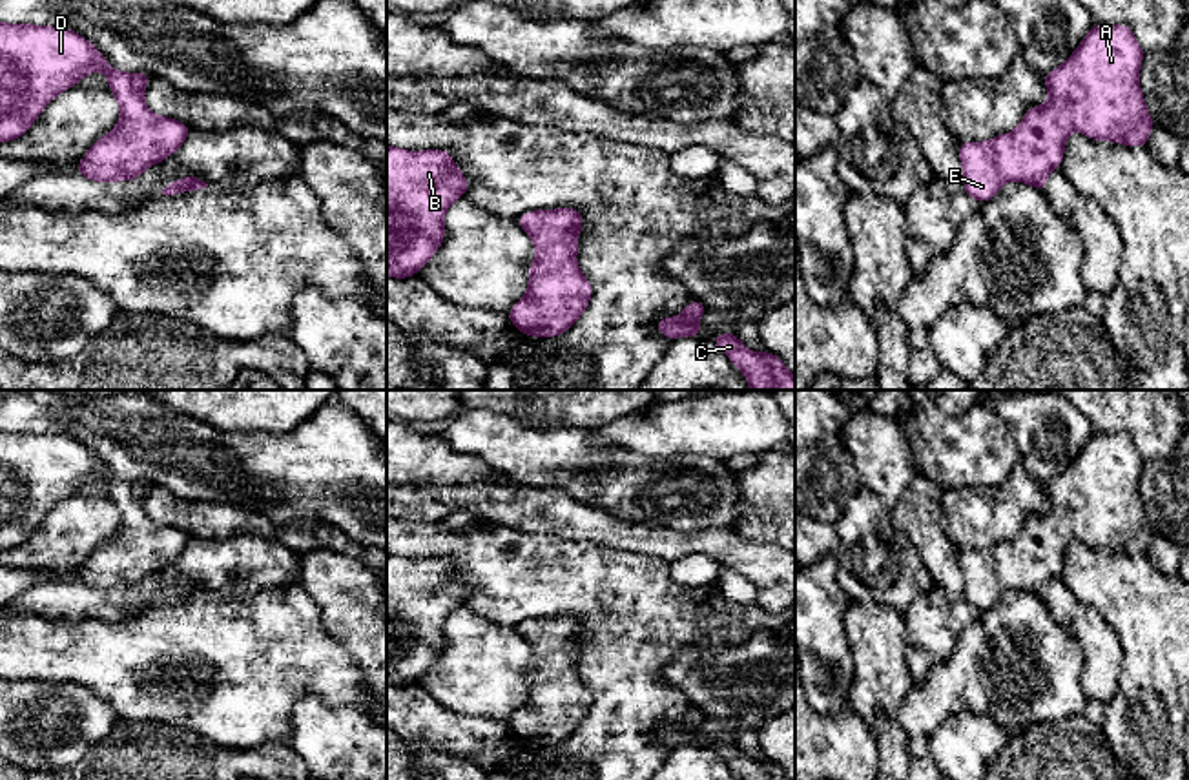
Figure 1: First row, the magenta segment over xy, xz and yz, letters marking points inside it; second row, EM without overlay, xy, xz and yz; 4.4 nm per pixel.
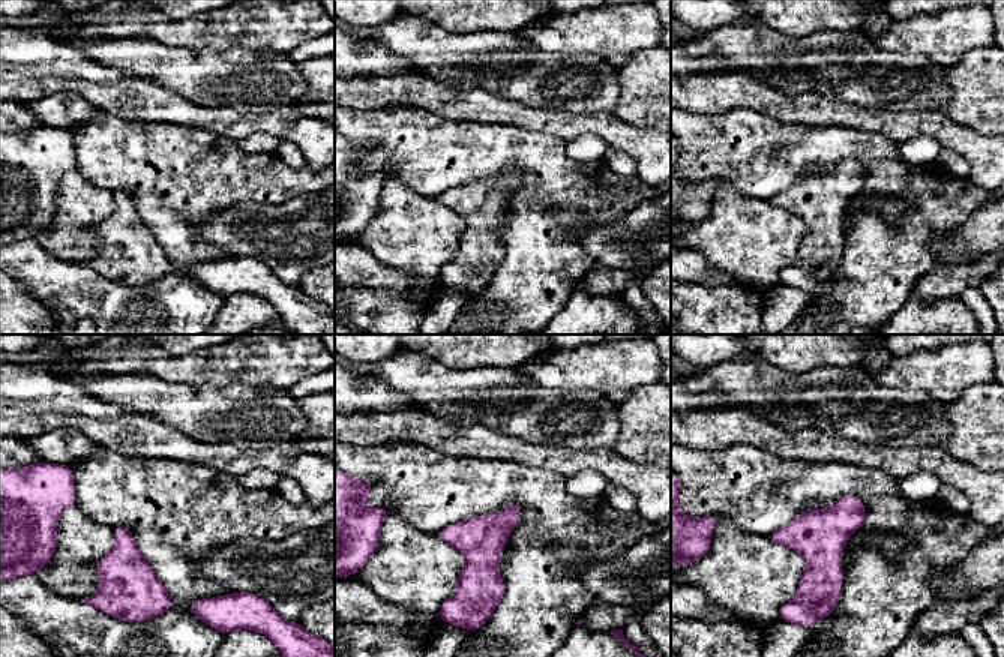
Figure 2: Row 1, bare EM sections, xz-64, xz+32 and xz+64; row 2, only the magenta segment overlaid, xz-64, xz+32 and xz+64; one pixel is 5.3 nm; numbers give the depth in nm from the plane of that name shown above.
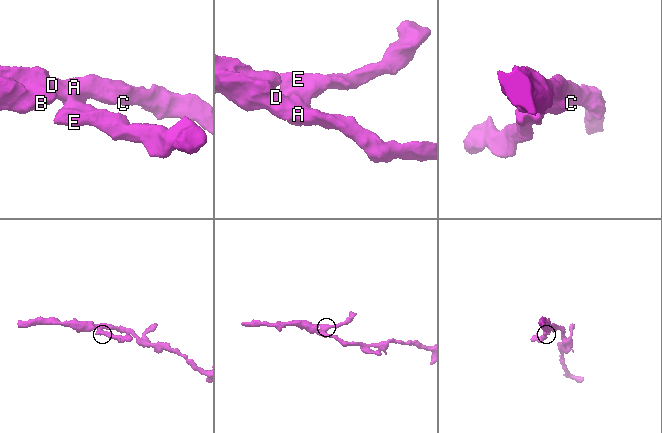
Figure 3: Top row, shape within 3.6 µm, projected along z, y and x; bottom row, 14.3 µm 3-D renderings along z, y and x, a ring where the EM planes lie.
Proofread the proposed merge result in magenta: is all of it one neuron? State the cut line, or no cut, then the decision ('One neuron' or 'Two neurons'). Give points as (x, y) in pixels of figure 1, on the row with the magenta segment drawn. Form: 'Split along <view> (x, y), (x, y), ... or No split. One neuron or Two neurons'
No split. One neuron

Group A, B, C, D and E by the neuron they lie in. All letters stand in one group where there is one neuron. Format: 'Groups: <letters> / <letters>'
Groups: A B C D E

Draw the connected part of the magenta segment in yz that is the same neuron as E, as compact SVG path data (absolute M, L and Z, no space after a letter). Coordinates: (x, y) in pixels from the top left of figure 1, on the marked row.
M1092 24L1074 53L1043 75L1045 104L1029 108L1010 133L959 142L963 191L981 204L1010 180L1043 191L1072 129L1091 140L1145 146L1154 122L1138 82L1143 55L1129 26Z

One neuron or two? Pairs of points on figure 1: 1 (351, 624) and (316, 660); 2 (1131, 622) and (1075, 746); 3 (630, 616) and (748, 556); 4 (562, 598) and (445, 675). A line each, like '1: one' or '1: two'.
1: two
2: two
3: two
4: two

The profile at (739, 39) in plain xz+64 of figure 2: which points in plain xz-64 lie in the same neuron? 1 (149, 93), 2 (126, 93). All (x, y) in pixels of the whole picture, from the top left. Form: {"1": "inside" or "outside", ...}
{"1": "outside", "2": "outside"}

